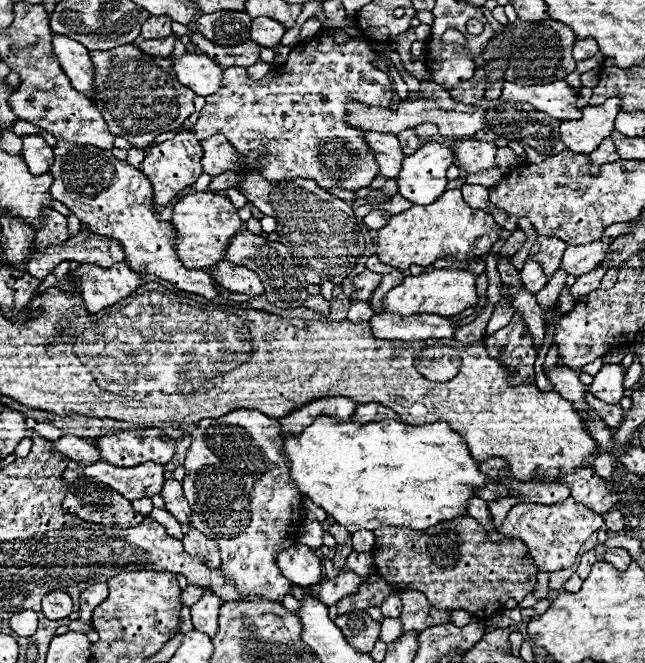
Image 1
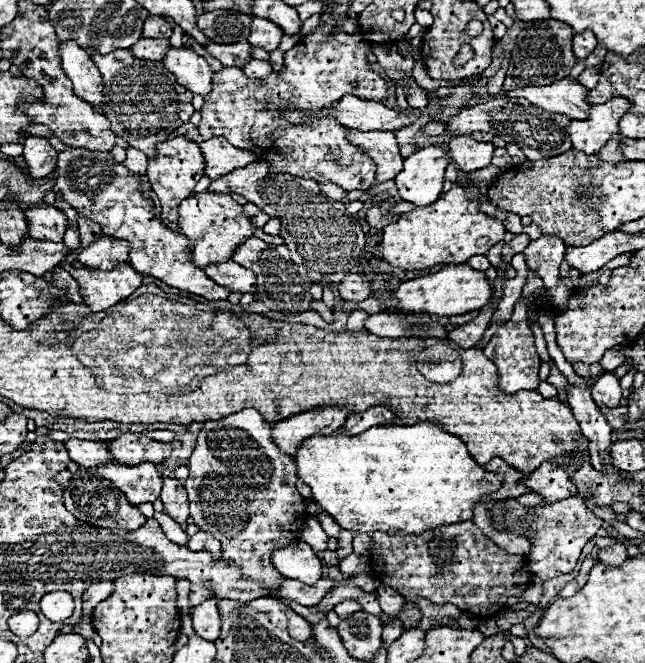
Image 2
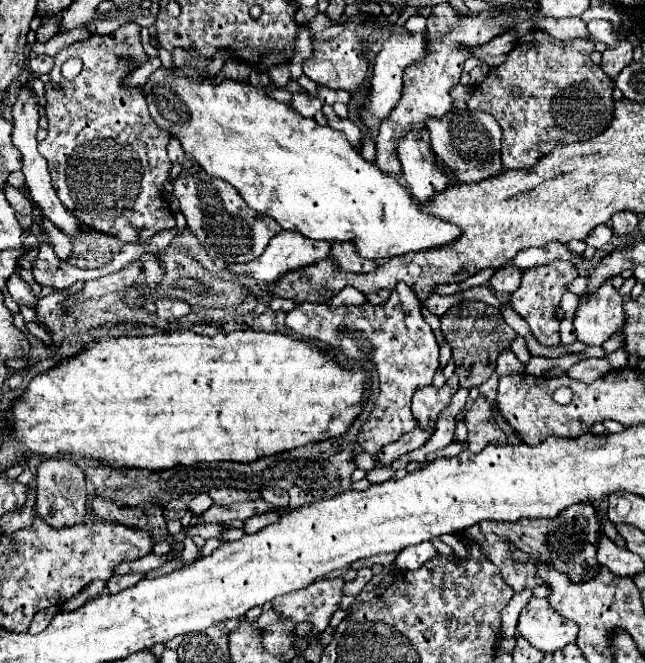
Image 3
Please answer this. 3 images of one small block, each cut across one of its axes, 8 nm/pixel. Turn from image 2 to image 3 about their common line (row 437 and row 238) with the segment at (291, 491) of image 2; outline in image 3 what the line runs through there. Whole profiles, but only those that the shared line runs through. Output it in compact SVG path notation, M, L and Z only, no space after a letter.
M204 170L194 176L178 176L172 180L174 196L180 202L180 210L186 216L188 228L196 234L198 242L206 248L208 256L216 264L234 264L234 262L250 262L258 258L268 240L276 236L282 228L270 216L254 212L244 204L240 194L224 180L210 178Z

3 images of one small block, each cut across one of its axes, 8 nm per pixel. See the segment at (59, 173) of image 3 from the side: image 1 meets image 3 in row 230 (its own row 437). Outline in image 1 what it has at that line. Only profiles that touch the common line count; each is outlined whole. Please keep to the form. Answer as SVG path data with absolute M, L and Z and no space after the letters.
M158 428L124 430L94 438L102 460L114 466L138 466L140 462L168 464L174 456L174 440L162 440Z

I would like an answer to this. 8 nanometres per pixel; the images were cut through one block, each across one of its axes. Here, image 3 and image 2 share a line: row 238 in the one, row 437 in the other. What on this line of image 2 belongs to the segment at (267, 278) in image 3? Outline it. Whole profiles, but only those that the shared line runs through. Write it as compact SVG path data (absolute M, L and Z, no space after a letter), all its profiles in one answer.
M316 408L276 422L272 426L272 440L276 440L282 454L296 456L296 450L304 444L304 440L312 438L312 434L324 434L324 426L328 432L336 432L344 424L346 416L348 414L342 408Z

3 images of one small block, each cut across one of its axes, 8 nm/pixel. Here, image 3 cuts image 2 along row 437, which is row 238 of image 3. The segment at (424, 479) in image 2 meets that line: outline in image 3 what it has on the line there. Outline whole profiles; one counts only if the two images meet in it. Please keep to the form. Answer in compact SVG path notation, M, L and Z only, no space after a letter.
M160 66L142 90L152 120L178 138L184 152L192 156L204 172L232 184L250 208L272 216L284 230L296 230L314 240L354 240L360 256L370 260L444 246L460 236L456 224L420 212L406 188L396 178L386 178L376 164L366 162L344 134L330 126L320 126L314 118L304 118L290 104L270 98L264 88L232 78L214 84L210 76L202 80L176 76L174 68Z

